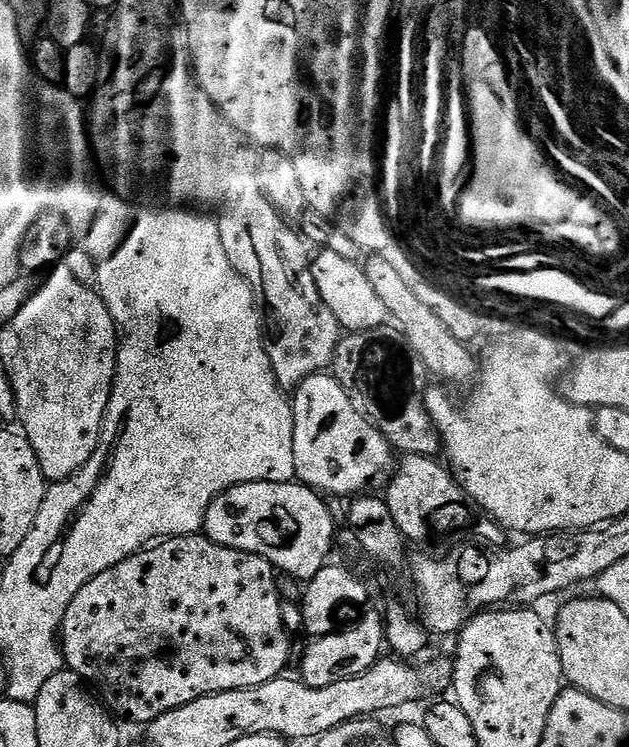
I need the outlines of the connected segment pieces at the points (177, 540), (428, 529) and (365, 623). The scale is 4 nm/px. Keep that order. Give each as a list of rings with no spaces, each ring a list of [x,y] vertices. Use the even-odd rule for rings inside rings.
[[[203,534],[161,539],[137,552],[136,555],[128,556],[122,562],[118,562],[118,566],[98,574],[98,578],[94,578],[89,584],[82,586],[78,594],[74,594],[74,602],[70,602],[64,615],[62,629],[62,651],[65,665],[76,672],[85,685],[95,689],[102,697],[103,703],[117,717],[125,716],[126,719],[133,720],[141,726],[151,724],[154,718],[170,710],[178,710],[178,706],[186,706],[203,696],[213,696],[215,692],[262,686],[262,682],[275,680],[283,673],[280,671],[287,666],[288,655],[292,652],[292,644],[288,641],[291,640],[290,633],[282,622],[282,597],[280,597],[280,588],[276,585],[276,579],[278,579],[278,573],[266,558],[258,554],[218,546]]]
[[[405,455],[401,460],[404,461],[395,465],[392,479],[386,485],[386,499],[405,541],[424,544],[435,528],[448,532],[451,528],[464,528],[471,522],[473,509],[466,503],[460,483],[441,461],[439,464],[439,459]]]
[[[368,612],[353,628],[345,632],[333,630],[329,636],[315,637],[311,643],[300,660],[299,679],[311,688],[330,686],[334,682],[342,682],[342,678],[354,678],[370,670],[370,666],[381,659],[383,652],[380,651],[386,648],[386,620],[381,613],[379,616],[376,612]]]

